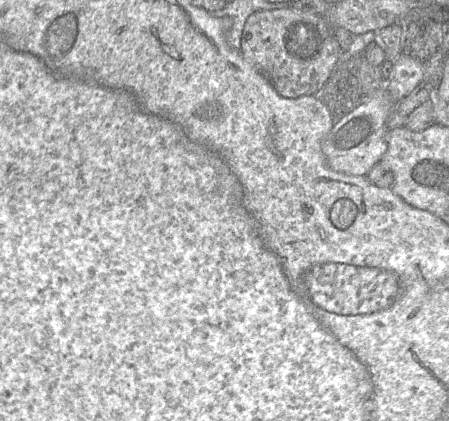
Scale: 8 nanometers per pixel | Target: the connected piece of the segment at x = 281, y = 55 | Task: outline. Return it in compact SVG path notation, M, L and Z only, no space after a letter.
M274 9L251 14L243 27L240 52L283 97L316 94L327 82L341 56L333 27L323 15L296 9Z

